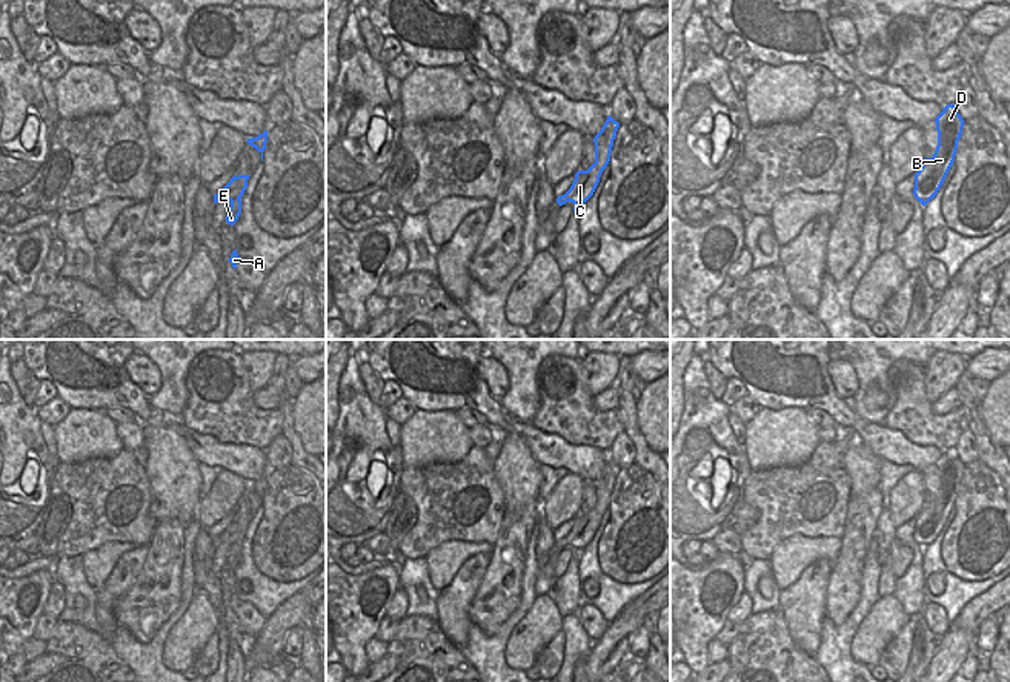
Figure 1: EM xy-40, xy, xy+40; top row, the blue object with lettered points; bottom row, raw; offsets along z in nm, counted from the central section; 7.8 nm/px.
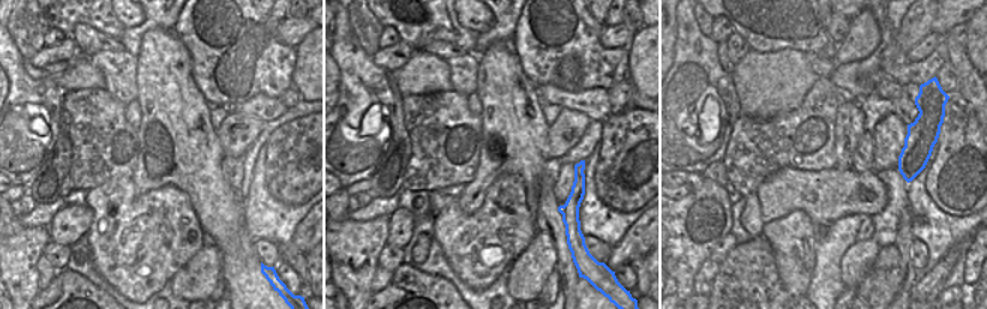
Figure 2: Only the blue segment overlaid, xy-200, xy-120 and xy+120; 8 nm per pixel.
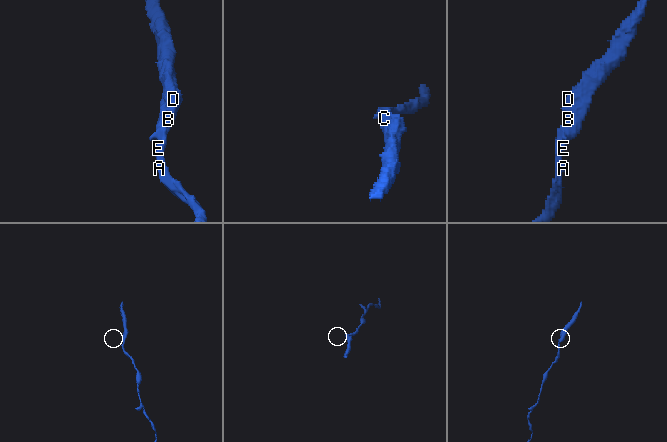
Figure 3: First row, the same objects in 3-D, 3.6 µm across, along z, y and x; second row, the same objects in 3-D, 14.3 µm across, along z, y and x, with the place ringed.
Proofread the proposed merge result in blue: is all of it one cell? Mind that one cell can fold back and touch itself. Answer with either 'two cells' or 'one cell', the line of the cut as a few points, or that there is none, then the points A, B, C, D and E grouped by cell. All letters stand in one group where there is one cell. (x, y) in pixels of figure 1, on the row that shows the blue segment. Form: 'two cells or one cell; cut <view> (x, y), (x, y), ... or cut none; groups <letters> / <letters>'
one cell; cut none; groups A B C D E

